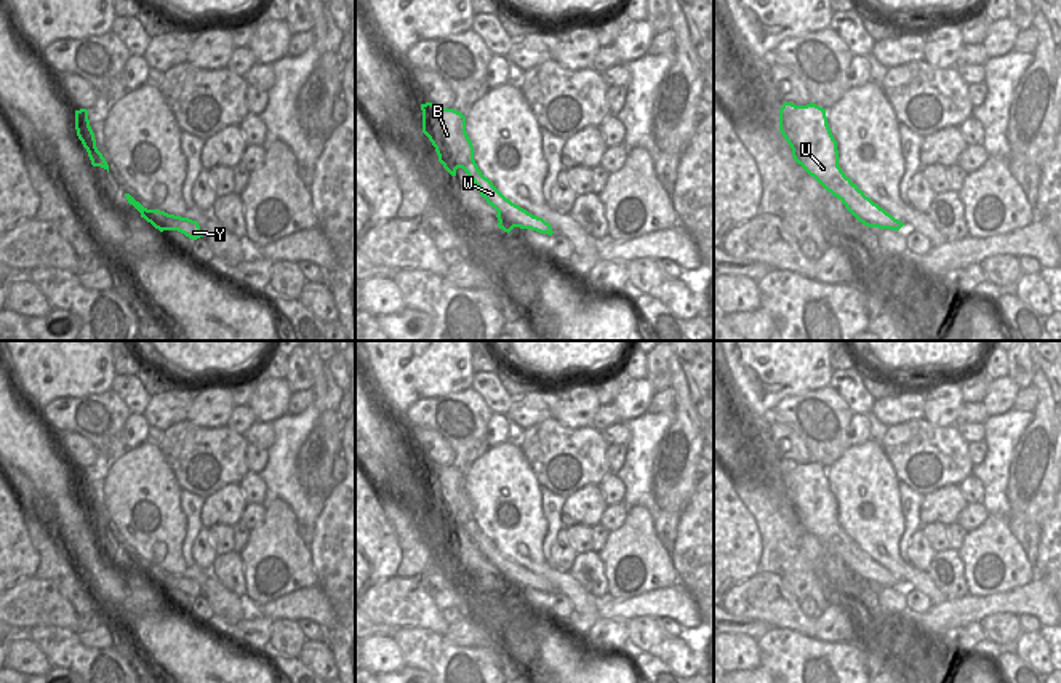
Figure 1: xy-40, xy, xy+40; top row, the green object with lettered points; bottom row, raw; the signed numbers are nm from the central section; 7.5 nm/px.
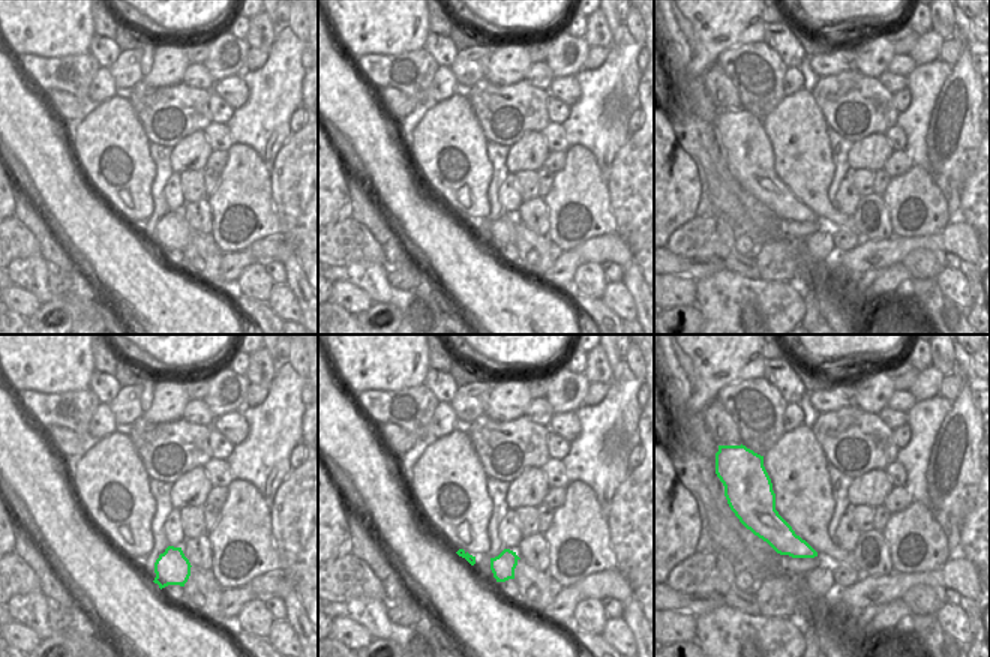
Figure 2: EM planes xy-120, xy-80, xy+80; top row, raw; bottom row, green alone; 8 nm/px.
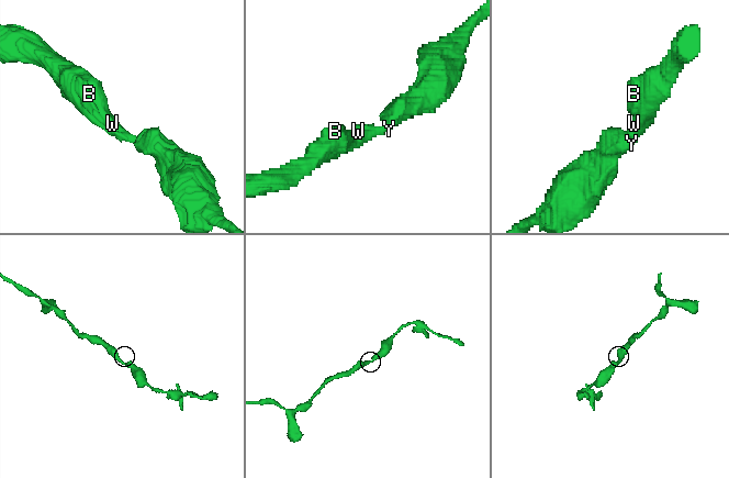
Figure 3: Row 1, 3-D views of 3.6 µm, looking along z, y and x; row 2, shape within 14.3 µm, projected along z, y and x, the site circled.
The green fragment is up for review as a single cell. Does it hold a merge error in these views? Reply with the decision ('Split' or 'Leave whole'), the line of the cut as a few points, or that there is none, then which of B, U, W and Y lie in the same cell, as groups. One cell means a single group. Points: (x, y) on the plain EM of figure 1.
Leave whole. No split. Groups: B U W Y

